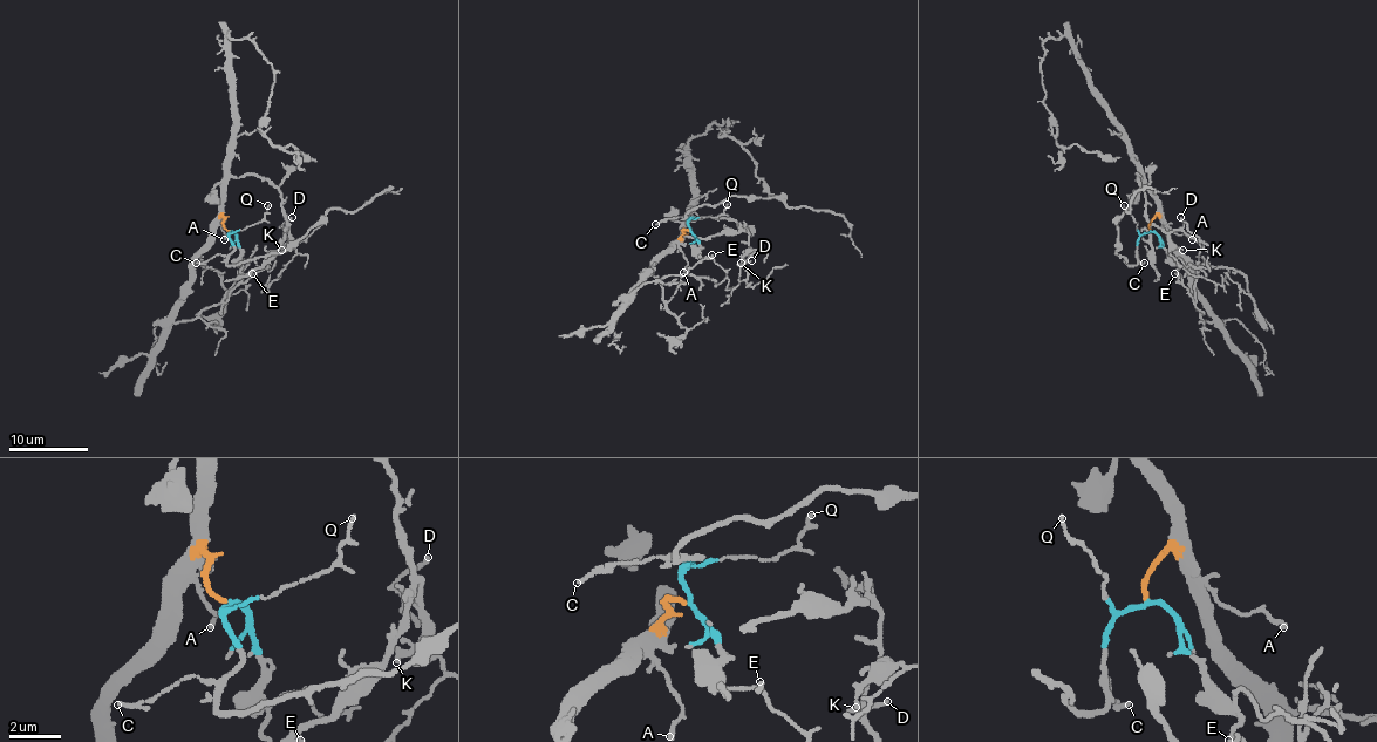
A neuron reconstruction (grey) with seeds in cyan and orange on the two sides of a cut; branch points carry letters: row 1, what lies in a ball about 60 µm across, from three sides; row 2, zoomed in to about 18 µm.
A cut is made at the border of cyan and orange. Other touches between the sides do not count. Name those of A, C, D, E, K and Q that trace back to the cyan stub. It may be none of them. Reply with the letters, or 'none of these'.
C, E, Q

